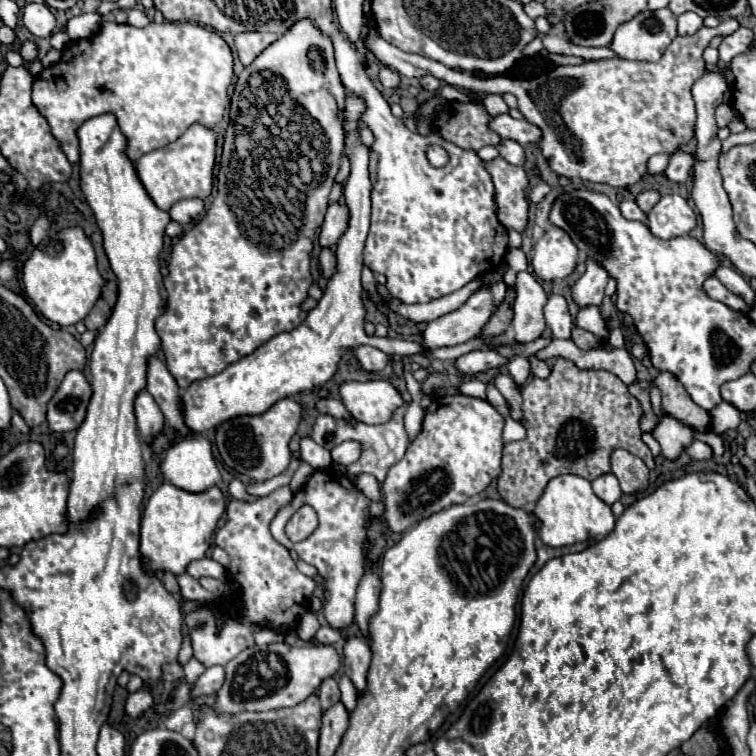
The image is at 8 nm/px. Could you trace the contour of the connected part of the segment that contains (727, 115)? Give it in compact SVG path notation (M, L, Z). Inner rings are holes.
M721 105L721 107L717 109L717 113L715 113L717 127L719 127L719 129L721 129L721 127L727 127L727 123L729 123L733 117L735 117L733 107L731 107L731 105Z

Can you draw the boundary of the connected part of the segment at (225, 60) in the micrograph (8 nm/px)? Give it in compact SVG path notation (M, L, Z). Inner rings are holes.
M103 21L101 23L101 29L93 37L79 39L79 41L71 41L63 49L61 61L57 65L53 65L53 69L51 67L49 69L43 69L37 75L37 81L33 85L33 103L37 105L37 109L41 111L41 115L49 121L53 135L61 141L61 149L65 151L65 155L67 155L67 159L71 163L77 163L79 161L79 141L77 141L75 129L83 121L87 121L87 119L91 119L95 115L101 115L101 113L113 113L117 117L119 127L121 127L123 135L127 137L127 153L129 153L131 161L137 161L141 155L145 155L145 153L149 153L153 149L161 149L167 143L173 143L175 139L179 139L187 131L187 127L191 127L193 123L203 123L207 127L215 127L219 123L219 119L223 117L225 107L229 105L229 93L227 93L227 89L229 89L231 81L233 81L233 57L231 57L231 49L223 41L223 37L219 33L211 31L211 29L205 29L205 27L197 25L197 23L171 23L171 21L163 21L161 25L159 23L149 23L147 27L141 27L139 29L139 27L133 27L133 25L127 25L127 23L125 25L119 25L115 21Z

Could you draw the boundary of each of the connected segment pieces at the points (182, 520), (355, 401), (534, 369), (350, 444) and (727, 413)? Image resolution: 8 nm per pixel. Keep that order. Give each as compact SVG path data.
M163 483L147 501L141 521L141 557L151 573L183 575L191 561L207 555L217 521L225 511L225 495L219 487L205 493L187 493L171 483Z
M349 381L341 385L341 399L347 411L367 425L379 425L405 405L403 395L389 381Z
M529 357L529 363L531 363L531 373L533 373L535 377L541 377L541 379L549 377L551 367L549 367L545 361L539 361L539 359L535 359L535 357Z
M345 441L335 449L331 449L333 463L337 465L351 465L359 459L359 455L361 455L361 445L357 441Z
M723 401L721 405L717 405L711 411L711 421L713 421L713 425L711 425L713 433L725 433L729 429L737 429L739 427L741 413L733 405L729 405L729 403Z

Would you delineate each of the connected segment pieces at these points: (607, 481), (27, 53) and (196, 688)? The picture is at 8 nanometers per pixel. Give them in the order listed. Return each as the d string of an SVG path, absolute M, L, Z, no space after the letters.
M607 473L607 475L601 475L599 479L595 479L593 483L593 491L595 495L605 501L607 505L613 505L615 501L621 499L621 487L619 487L619 481L613 473Z
M23 41L19 47L17 47L17 53L23 57L25 63L33 63L39 55L39 47L33 43L33 41Z
M215 665L215 667L209 667L203 675L199 675L199 679L195 681L195 685L191 687L189 691L189 697L191 699L197 699L201 695L215 695L217 689L221 689L225 681L225 669Z

